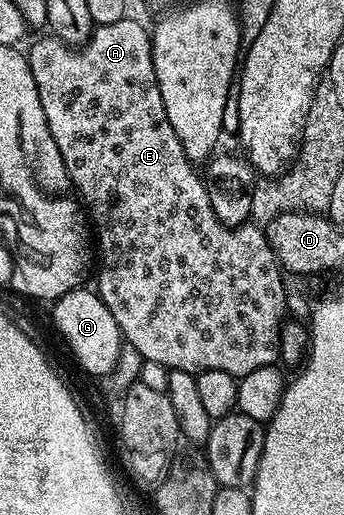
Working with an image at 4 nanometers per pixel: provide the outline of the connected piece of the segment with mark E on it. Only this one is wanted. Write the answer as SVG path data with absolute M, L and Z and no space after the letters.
M141 75L135 83L135 89L125 91L123 101L107 101L99 105L83 103L77 107L53 107L45 99L45 119L49 131L53 135L53 143L57 143L57 151L61 151L61 159L65 163L65 171L71 180L72 190L77 194L90 224L93 226L93 237L97 242L97 273L99 269L99 298L109 307L113 319L117 319L117 327L123 335L124 342L140 353L143 361L161 363L168 371L180 369L198 374L205 371L225 371L236 379L249 375L249 371L257 371L257 367L275 365L279 361L279 332L288 316L285 301L285 288L282 287L284 270L279 264L276 253L266 238L264 230L258 224L248 223L234 227L221 223L217 219L217 211L213 211L213 203L209 203L207 183L200 170L185 155L185 147L181 147L181 139L177 139L177 131L169 123L169 115L165 115L165 103L161 103L161 91L157 87L157 75Z

